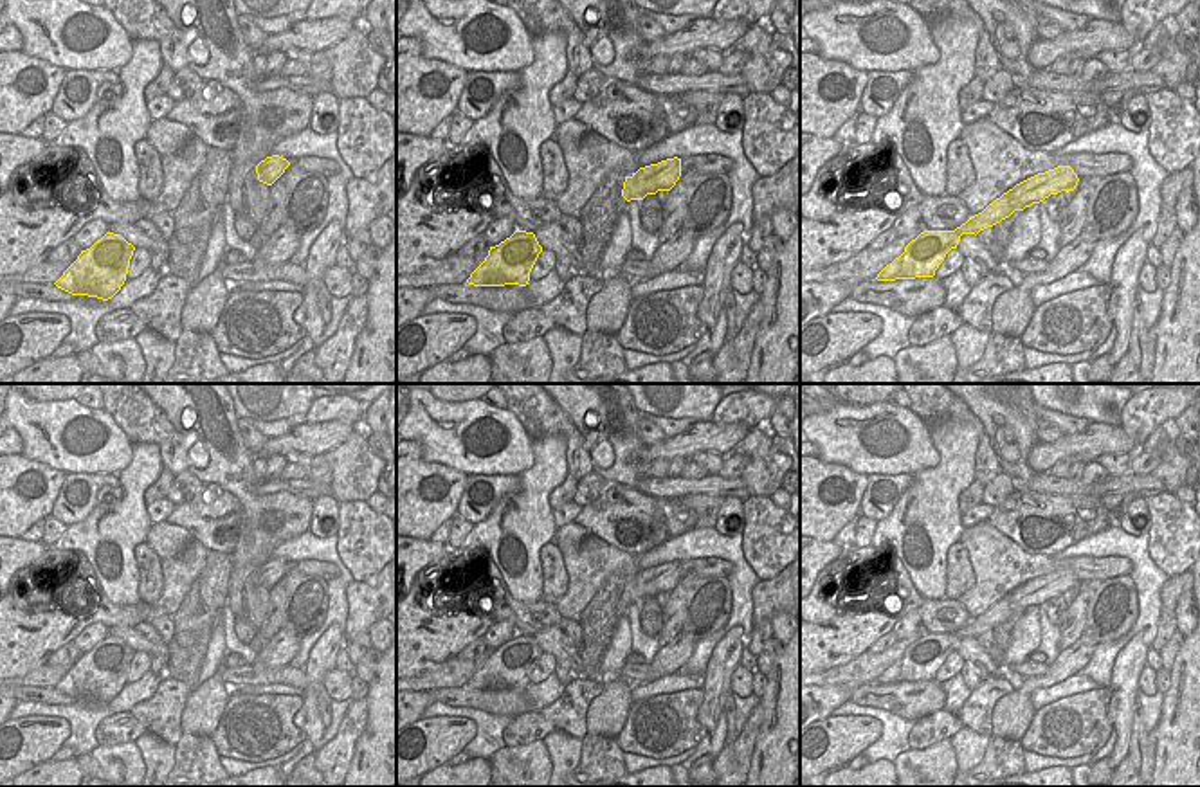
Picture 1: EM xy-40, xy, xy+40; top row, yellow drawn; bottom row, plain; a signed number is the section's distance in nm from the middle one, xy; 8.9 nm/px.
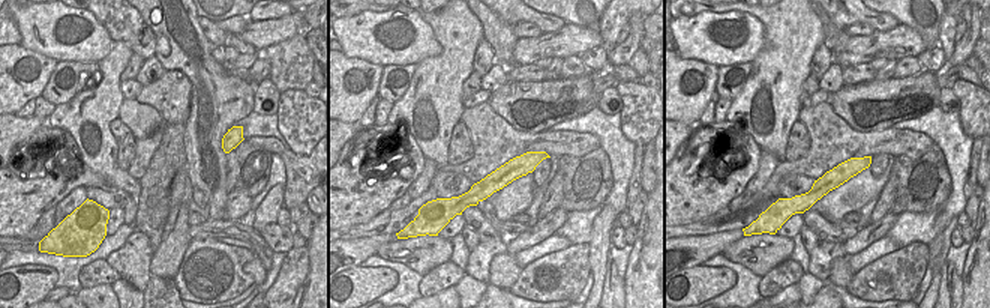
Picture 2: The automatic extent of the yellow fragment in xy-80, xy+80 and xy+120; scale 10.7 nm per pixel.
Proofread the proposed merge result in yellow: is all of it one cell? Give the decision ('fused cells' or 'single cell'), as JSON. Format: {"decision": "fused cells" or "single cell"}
{"decision": "single cell"}

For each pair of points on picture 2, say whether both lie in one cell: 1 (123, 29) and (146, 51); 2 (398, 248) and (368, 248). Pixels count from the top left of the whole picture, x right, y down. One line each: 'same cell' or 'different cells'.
1: same cell
2: different cells

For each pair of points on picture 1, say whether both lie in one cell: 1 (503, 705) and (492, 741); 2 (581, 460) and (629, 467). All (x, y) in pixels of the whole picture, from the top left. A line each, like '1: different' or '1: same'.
1: different
2: different

